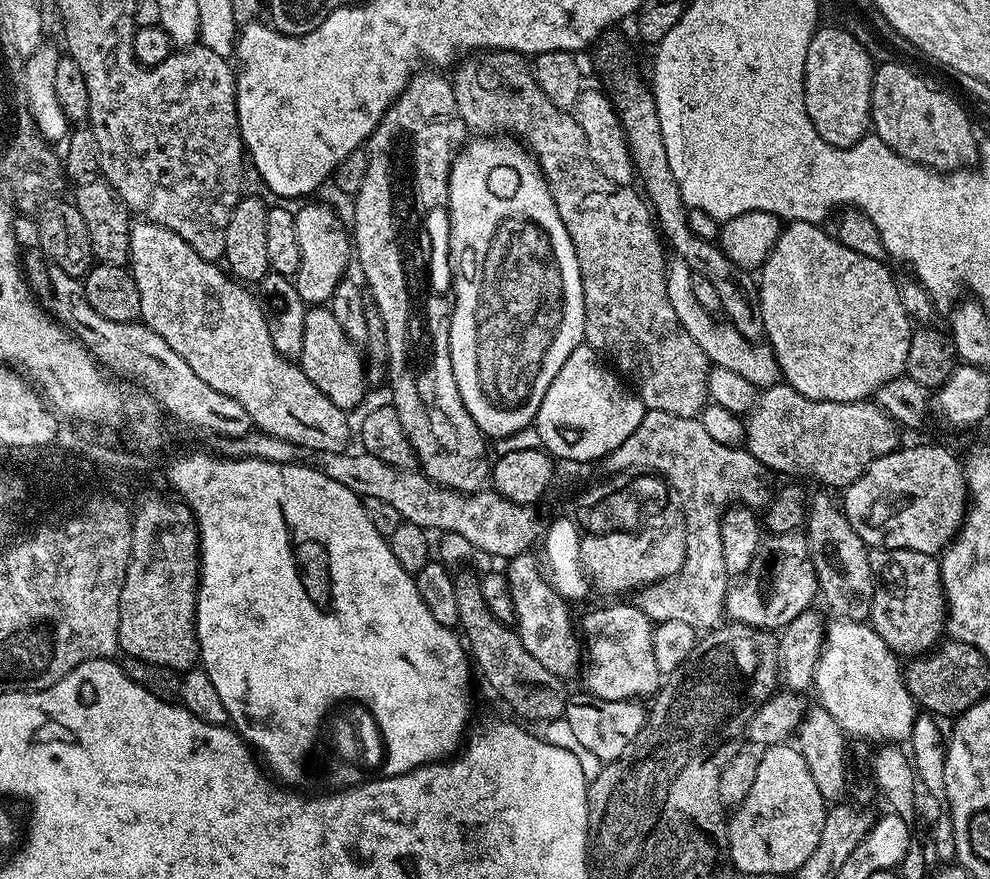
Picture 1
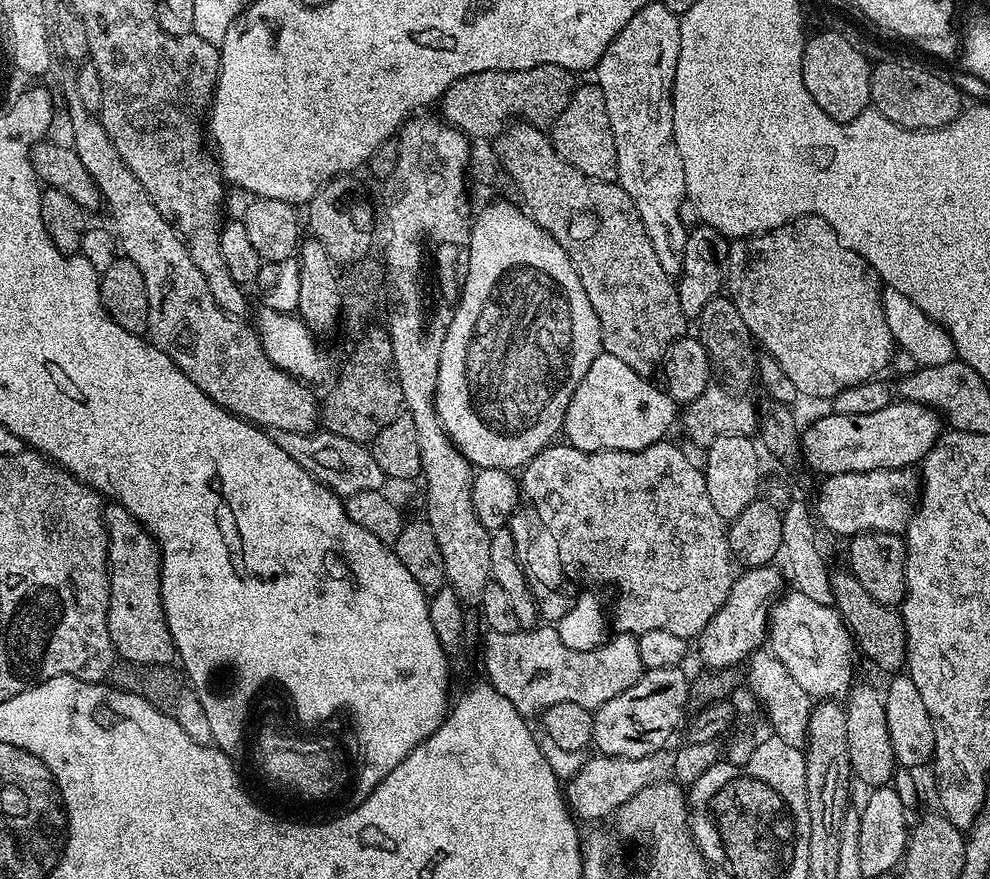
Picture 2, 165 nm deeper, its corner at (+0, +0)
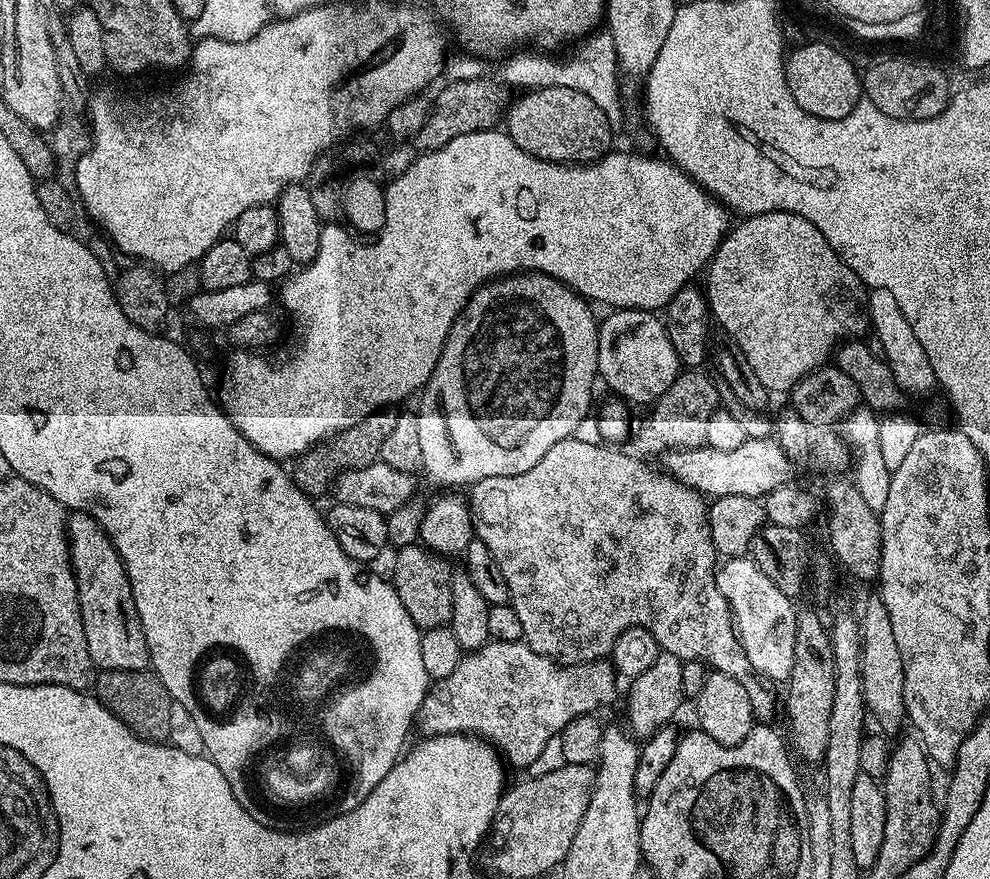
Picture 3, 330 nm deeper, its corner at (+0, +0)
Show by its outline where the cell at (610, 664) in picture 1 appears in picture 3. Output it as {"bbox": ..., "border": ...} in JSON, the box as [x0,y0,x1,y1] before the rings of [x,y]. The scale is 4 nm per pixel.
{"bbox":[415,639,618,770],"border":[[[490,639],[488,643],[479,648],[479,651],[473,651],[471,654],[465,655],[459,662],[453,672],[447,678],[435,681],[429,687],[428,692],[424,695],[422,706],[416,715],[415,727],[421,728],[421,733],[424,736],[445,736],[446,734],[458,734],[459,732],[471,734],[480,737],[482,740],[488,741],[493,748],[502,753],[503,759],[509,765],[512,764],[520,770],[527,770],[530,762],[534,762],[534,758],[538,758],[538,754],[542,754],[542,749],[545,748],[546,742],[550,742],[550,738],[559,736],[564,728],[574,718],[579,716],[586,716],[595,713],[596,708],[600,708],[603,704],[608,704],[616,696],[616,680],[618,681],[618,673],[607,659],[601,658],[593,660],[590,664],[557,664],[556,661],[546,658],[542,654],[538,654],[534,650],[530,650],[530,646],[519,640],[514,642],[502,642],[501,640]]]}

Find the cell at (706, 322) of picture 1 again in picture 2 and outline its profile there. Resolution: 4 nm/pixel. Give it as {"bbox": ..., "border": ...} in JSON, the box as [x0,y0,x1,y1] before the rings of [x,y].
{"bbox":[594,2,688,278],"border":[[[650,2],[642,6],[622,26],[622,30],[610,42],[610,46],[602,54],[599,64],[594,69],[595,83],[600,85],[606,98],[606,114],[610,114],[610,126],[614,134],[614,150],[618,154],[618,170],[616,180],[630,194],[642,222],[646,226],[646,234],[654,246],[654,254],[673,278],[679,277],[682,254],[686,250],[688,228],[680,217],[680,211],[686,208],[686,174],[682,170],[682,158],[678,154],[678,146],[674,142],[674,110],[672,109],[672,83],[678,66],[678,50],[680,49],[680,16],[666,10],[662,2]]]}

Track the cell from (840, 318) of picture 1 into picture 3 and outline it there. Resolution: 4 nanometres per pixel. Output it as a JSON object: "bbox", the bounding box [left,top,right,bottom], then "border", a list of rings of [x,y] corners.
{"bbox":[706,212,866,394],"border":[[[763,212],[757,216],[741,219],[739,222],[741,224],[737,228],[735,225],[725,235],[724,241],[720,243],[715,256],[712,257],[706,269],[708,306],[715,323],[717,320],[728,331],[727,339],[741,348],[742,354],[746,356],[751,369],[754,370],[755,374],[758,374],[759,381],[762,382],[768,393],[784,392],[784,394],[788,394],[791,393],[793,386],[798,381],[806,378],[806,374],[810,374],[816,368],[825,367],[841,342],[861,335],[860,331],[863,330],[864,326],[866,328],[866,285],[858,278],[858,274],[854,270],[850,270],[850,266],[846,266],[846,262],[842,262],[842,258],[832,249],[830,242],[826,242],[822,230],[818,230],[818,226],[814,226],[814,222],[810,222],[798,214]]]}

